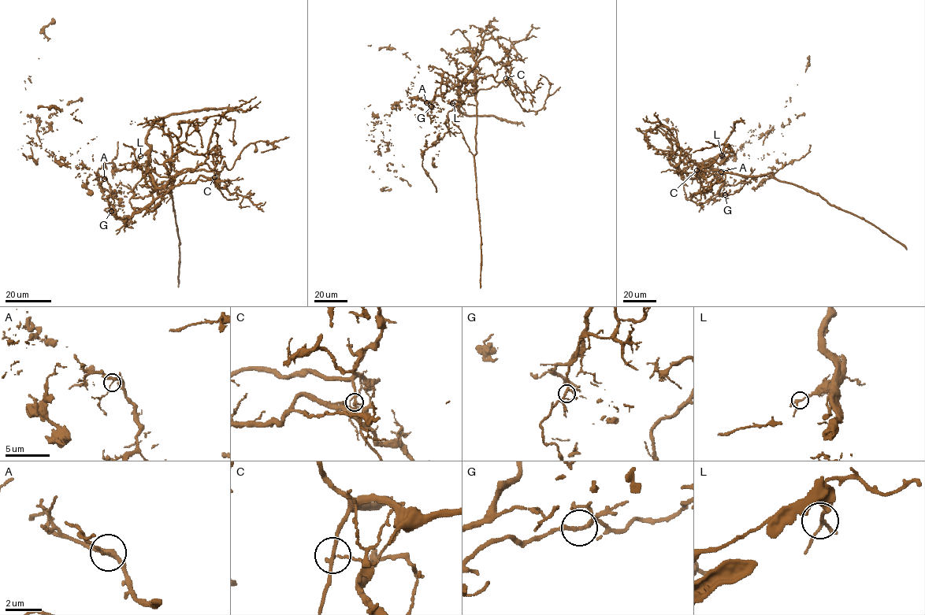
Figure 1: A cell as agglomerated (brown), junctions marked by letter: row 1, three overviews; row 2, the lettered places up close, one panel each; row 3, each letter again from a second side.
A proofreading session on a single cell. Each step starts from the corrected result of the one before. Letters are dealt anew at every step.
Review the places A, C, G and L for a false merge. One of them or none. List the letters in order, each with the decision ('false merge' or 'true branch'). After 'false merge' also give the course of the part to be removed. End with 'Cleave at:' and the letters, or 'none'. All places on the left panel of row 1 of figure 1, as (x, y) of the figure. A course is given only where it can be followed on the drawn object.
A: true branch
C: false merge; course (214, 177), (213, 171), (182, 169), (172, 178), (173, 184), (173, 179), (169, 190), (179, 243), (178, 287)
G: true branch
L: true branch
Cleave at: C

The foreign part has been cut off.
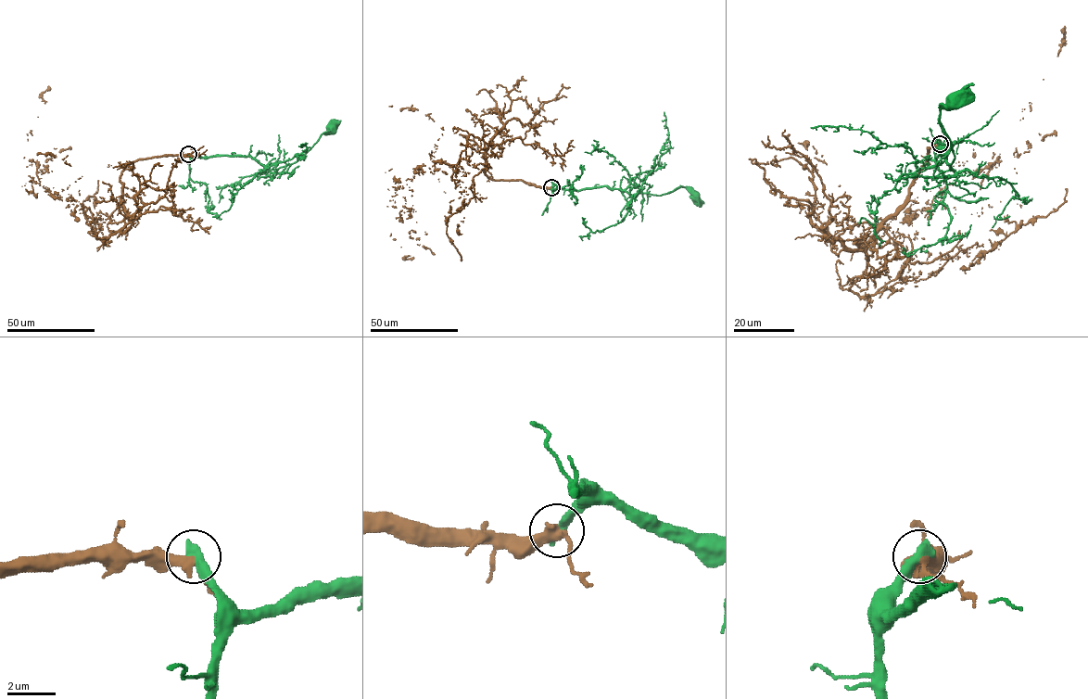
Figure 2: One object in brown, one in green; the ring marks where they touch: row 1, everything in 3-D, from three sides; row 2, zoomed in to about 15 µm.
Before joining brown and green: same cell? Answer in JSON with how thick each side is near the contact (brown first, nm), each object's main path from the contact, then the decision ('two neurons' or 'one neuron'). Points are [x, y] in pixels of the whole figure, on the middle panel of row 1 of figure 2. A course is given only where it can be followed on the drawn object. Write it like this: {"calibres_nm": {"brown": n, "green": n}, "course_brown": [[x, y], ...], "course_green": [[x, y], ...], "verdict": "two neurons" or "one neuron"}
{"calibres_nm": {"brown": 400, "green": 550}, "course_brown": [[551, 187], [491, 180], [491, 145], [469, 135], [455, 171], [438, 159], [396, 187], [412, 260]], "course_green": [[551, 187], [575, 190], [607, 186], [631, 195], [662, 196], [686, 186], [693, 190], [695, 196]], "verdict": "one neuron"}

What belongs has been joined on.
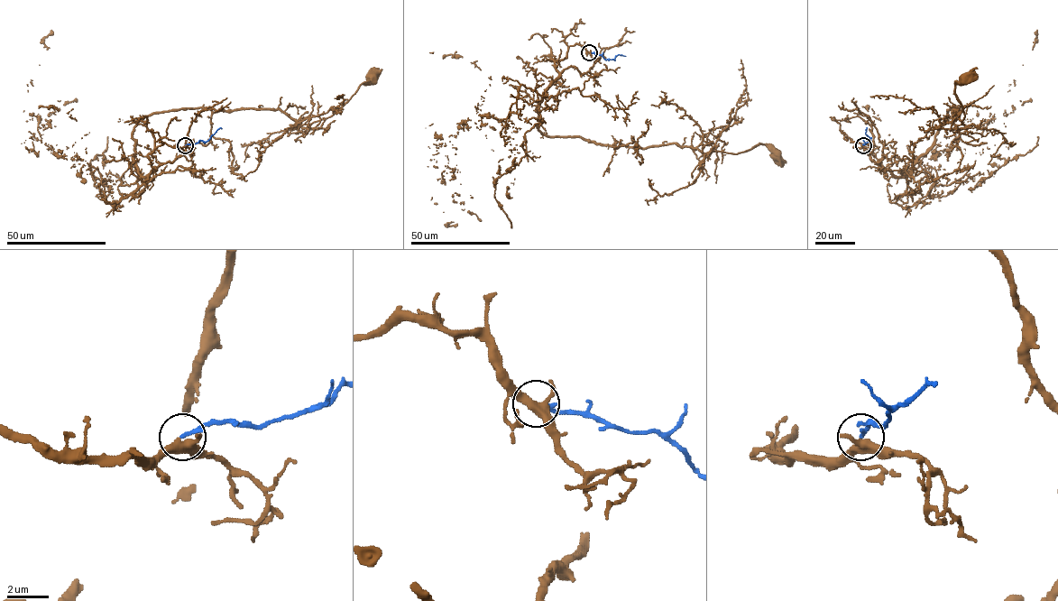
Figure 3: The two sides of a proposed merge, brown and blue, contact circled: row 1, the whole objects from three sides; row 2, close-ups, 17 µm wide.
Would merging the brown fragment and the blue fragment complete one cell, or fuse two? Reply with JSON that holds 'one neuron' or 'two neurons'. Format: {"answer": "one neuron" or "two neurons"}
{"answer": "one neuron"}

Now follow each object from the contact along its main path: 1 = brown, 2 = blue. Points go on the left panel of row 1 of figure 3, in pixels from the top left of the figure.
1: (185, 145), (157, 146), (142, 176), (132, 133), (153, 114), (205, 107), (280, 109), (310, 124), (372, 76)
2: (185, 145), (200, 141), (206, 142), (221, 128)

